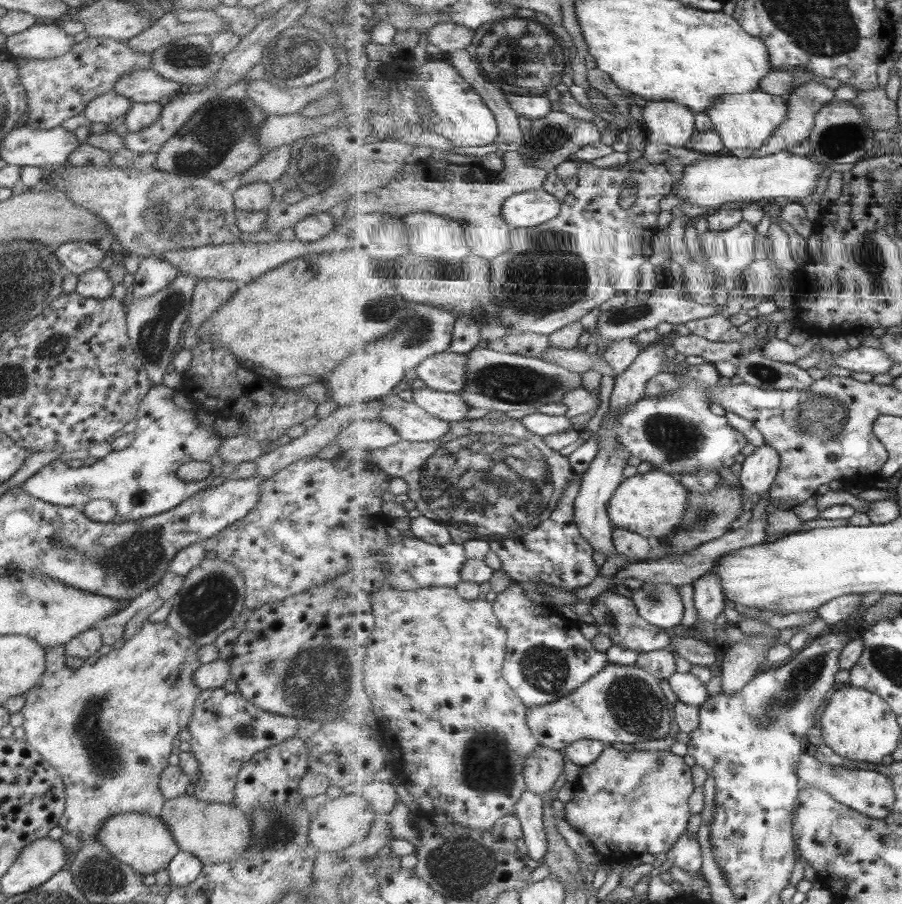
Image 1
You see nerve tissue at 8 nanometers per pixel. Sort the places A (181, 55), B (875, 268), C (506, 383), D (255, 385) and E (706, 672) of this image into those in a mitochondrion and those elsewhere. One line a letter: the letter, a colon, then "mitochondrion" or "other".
A: mitochondrion
B: mitochondrion
C: mitochondrion
D: other
E: other

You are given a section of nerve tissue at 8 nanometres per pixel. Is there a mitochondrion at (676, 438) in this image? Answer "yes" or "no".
yes

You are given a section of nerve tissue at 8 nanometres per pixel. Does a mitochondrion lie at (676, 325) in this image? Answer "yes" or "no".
no

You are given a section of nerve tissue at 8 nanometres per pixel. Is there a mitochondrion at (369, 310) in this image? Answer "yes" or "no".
yes

